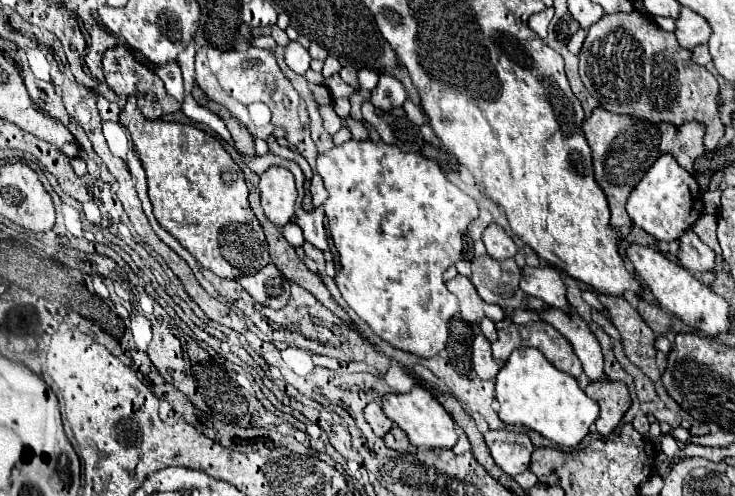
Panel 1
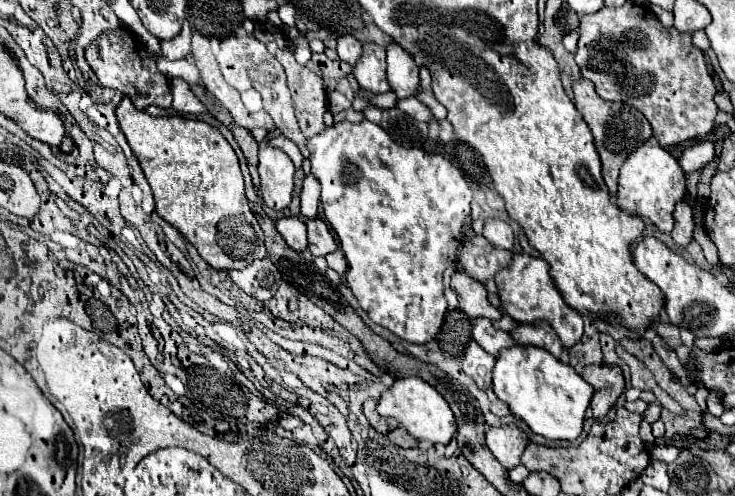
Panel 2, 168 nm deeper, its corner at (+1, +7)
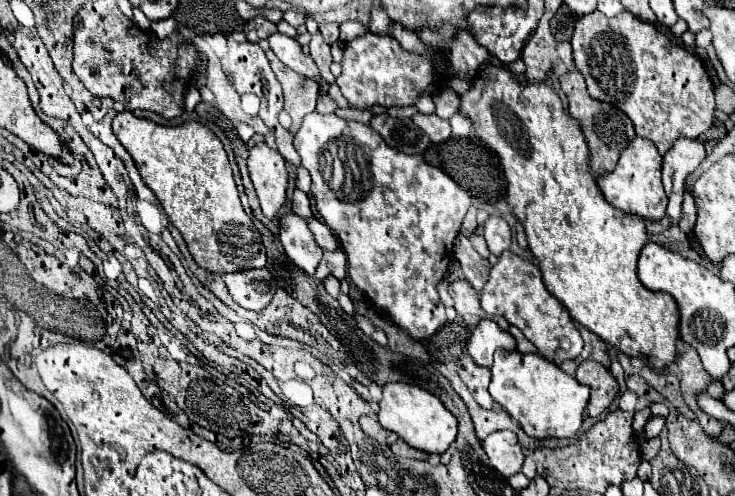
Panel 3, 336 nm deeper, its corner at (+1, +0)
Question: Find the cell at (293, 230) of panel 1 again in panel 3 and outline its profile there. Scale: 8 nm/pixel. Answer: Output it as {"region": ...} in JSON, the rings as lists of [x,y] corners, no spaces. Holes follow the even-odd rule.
{"region":[[[294,213],[284,215],[280,219],[278,239],[288,255],[288,259],[304,269],[308,275],[314,275],[316,265],[322,259],[322,249],[314,243],[314,237],[306,225],[306,221]]]}

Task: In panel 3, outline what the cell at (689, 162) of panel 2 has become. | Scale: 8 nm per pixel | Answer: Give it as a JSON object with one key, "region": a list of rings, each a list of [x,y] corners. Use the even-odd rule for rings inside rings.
{"region":[[[678,139],[674,147],[664,155],[662,163],[662,181],[668,195],[666,217],[672,225],[678,225],[682,219],[682,195],[686,177],[704,161],[706,149],[698,139]]]}

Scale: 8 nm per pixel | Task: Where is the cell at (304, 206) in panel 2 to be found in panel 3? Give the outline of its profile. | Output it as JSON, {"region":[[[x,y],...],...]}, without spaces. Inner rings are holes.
{"region":[[[308,217],[308,219],[306,219],[306,223],[308,223],[308,229],[312,231],[312,235],[314,235],[316,243],[318,243],[322,249],[328,249],[328,251],[338,249],[338,243],[336,243],[336,239],[334,239],[332,231],[330,231],[324,223],[320,223],[316,217]]]}

